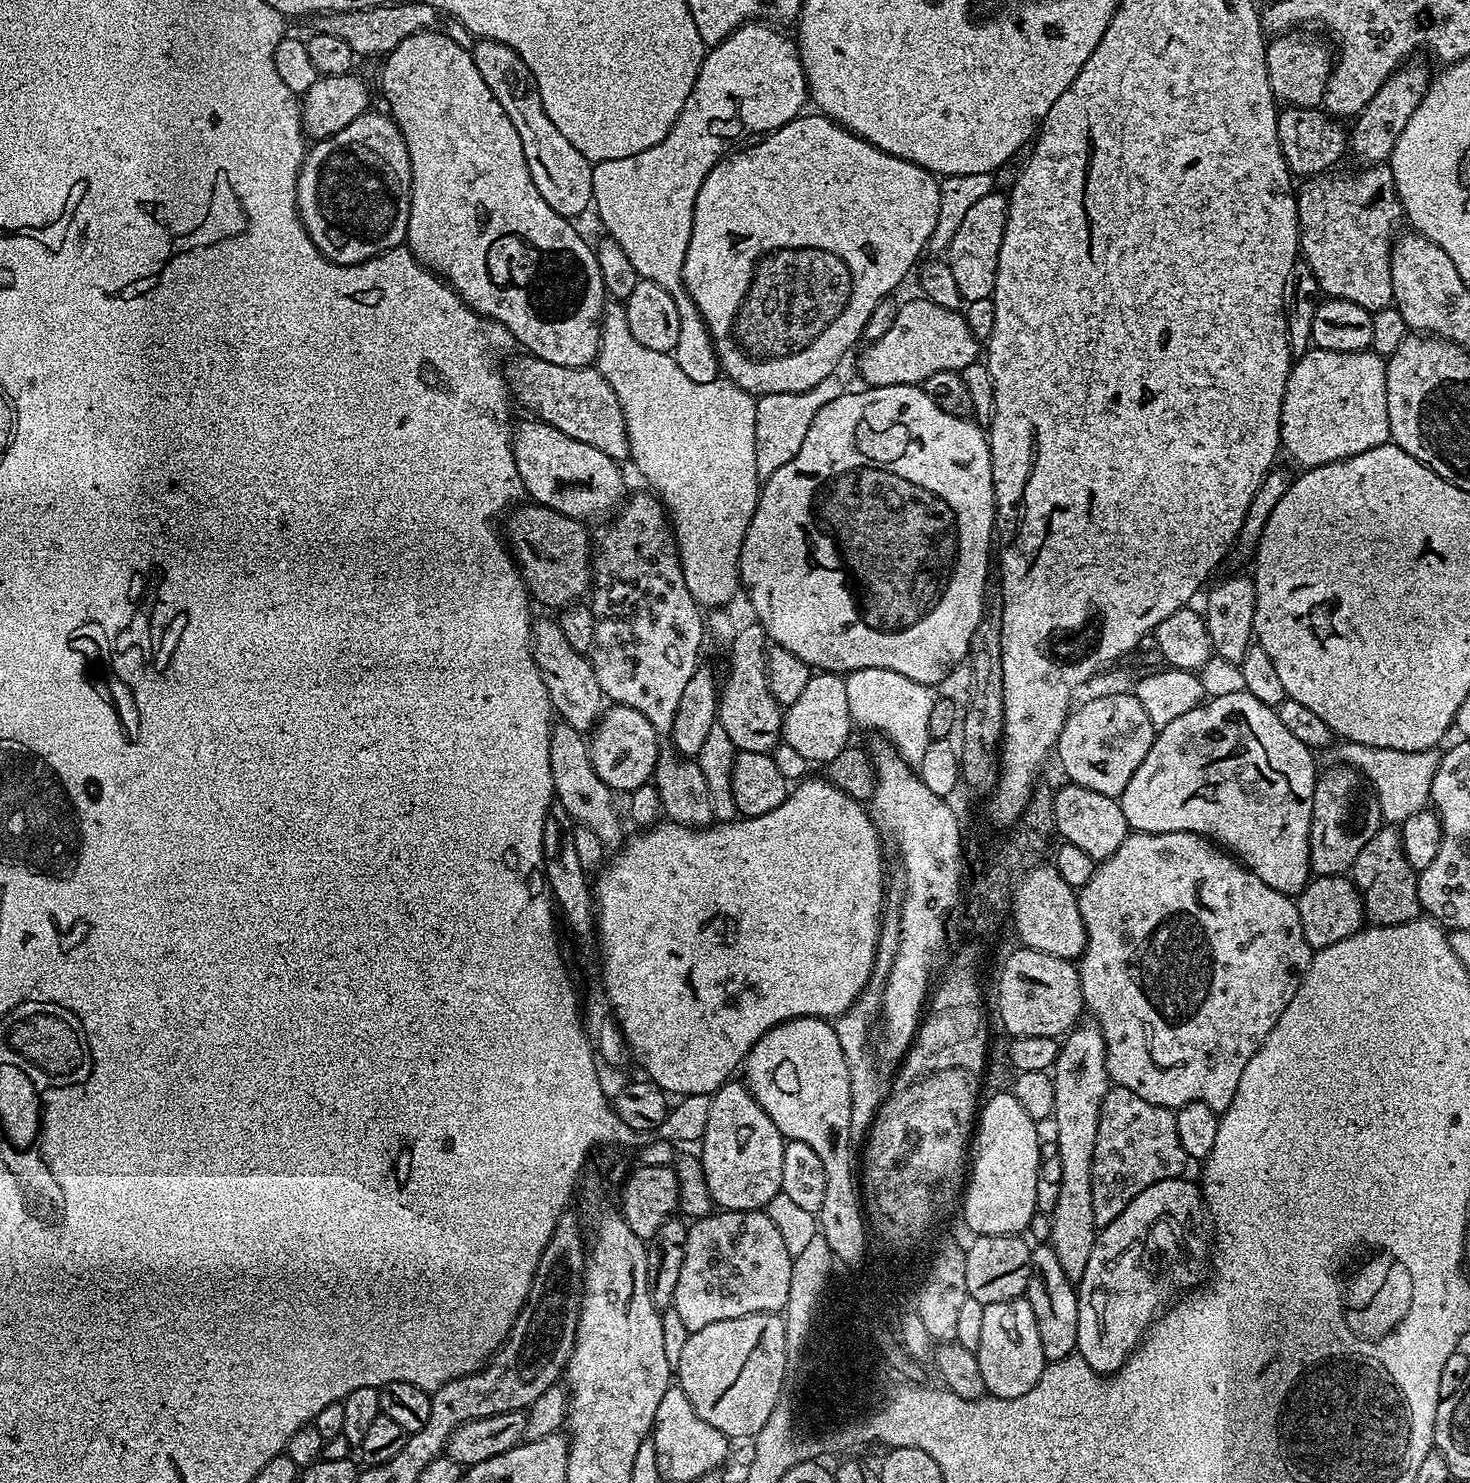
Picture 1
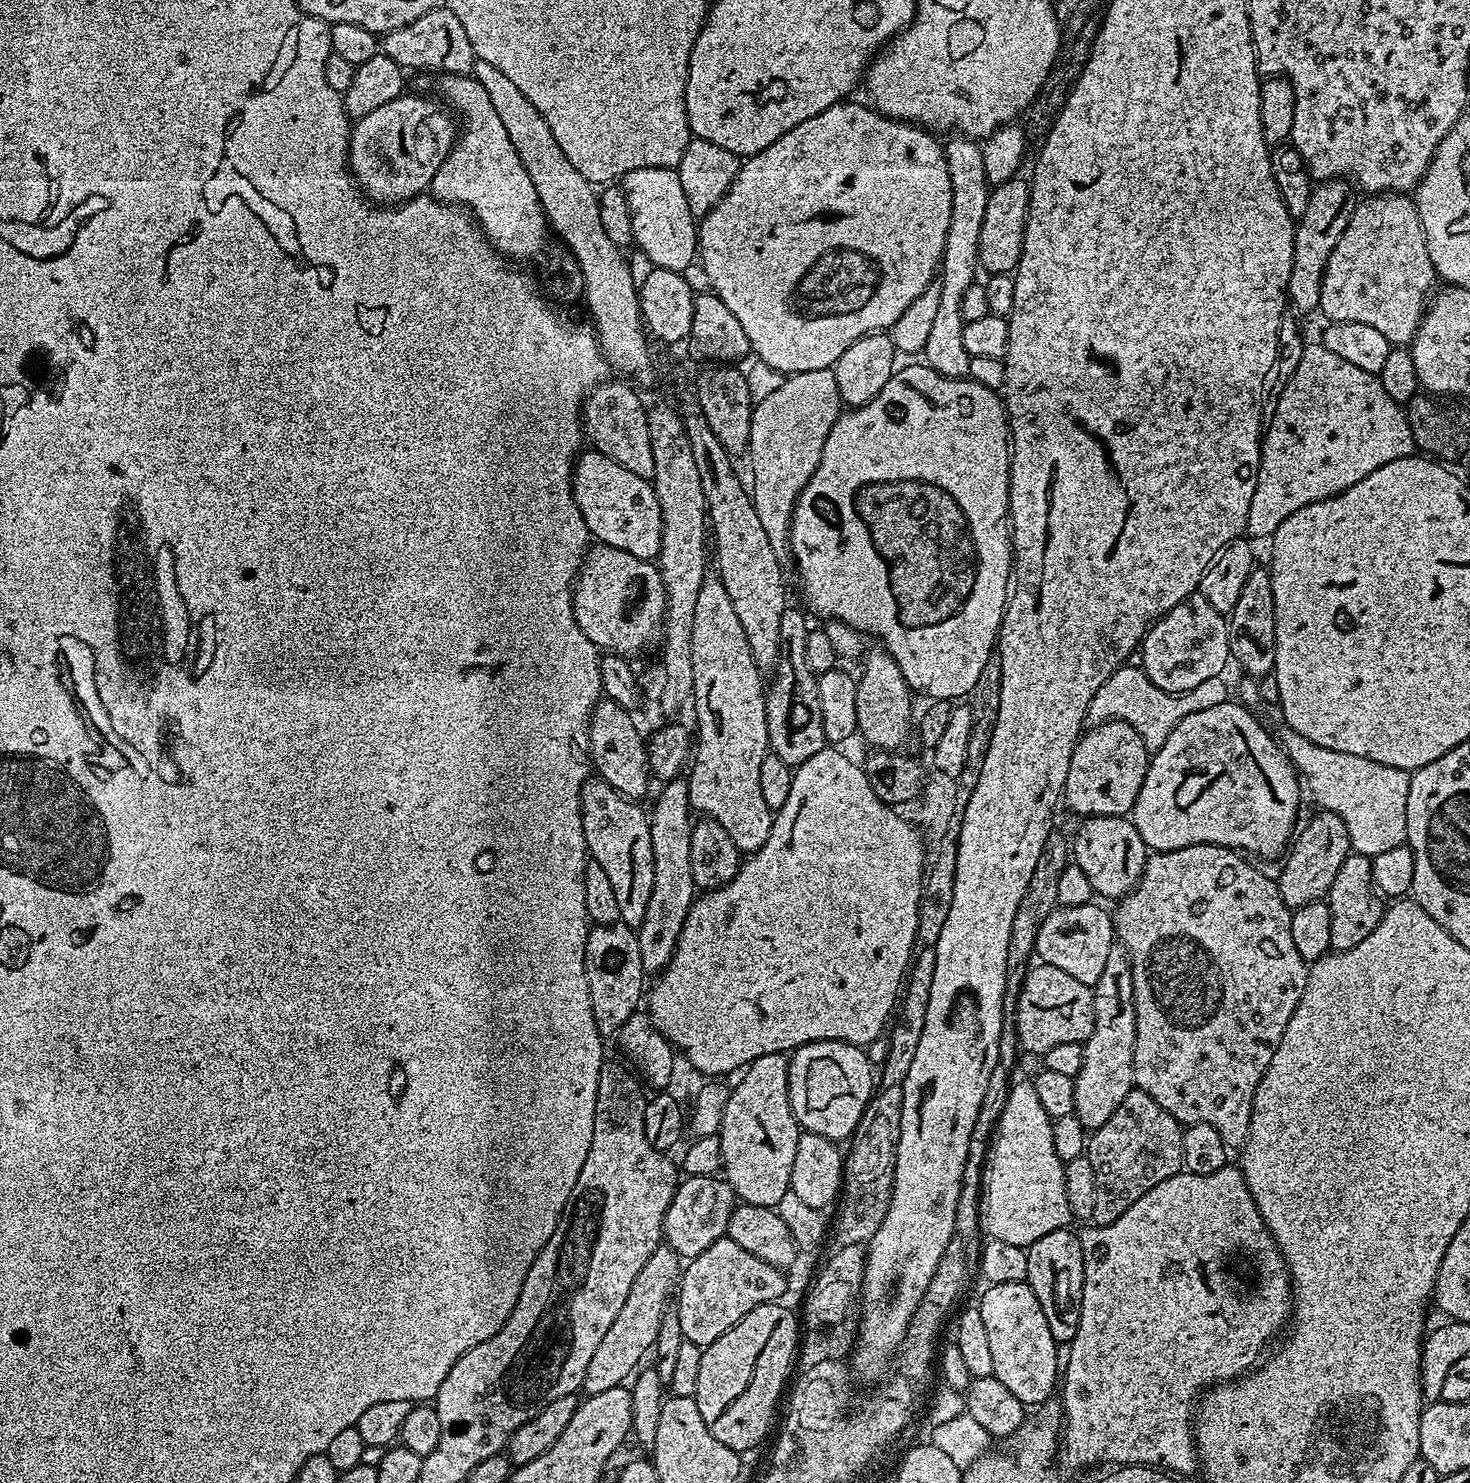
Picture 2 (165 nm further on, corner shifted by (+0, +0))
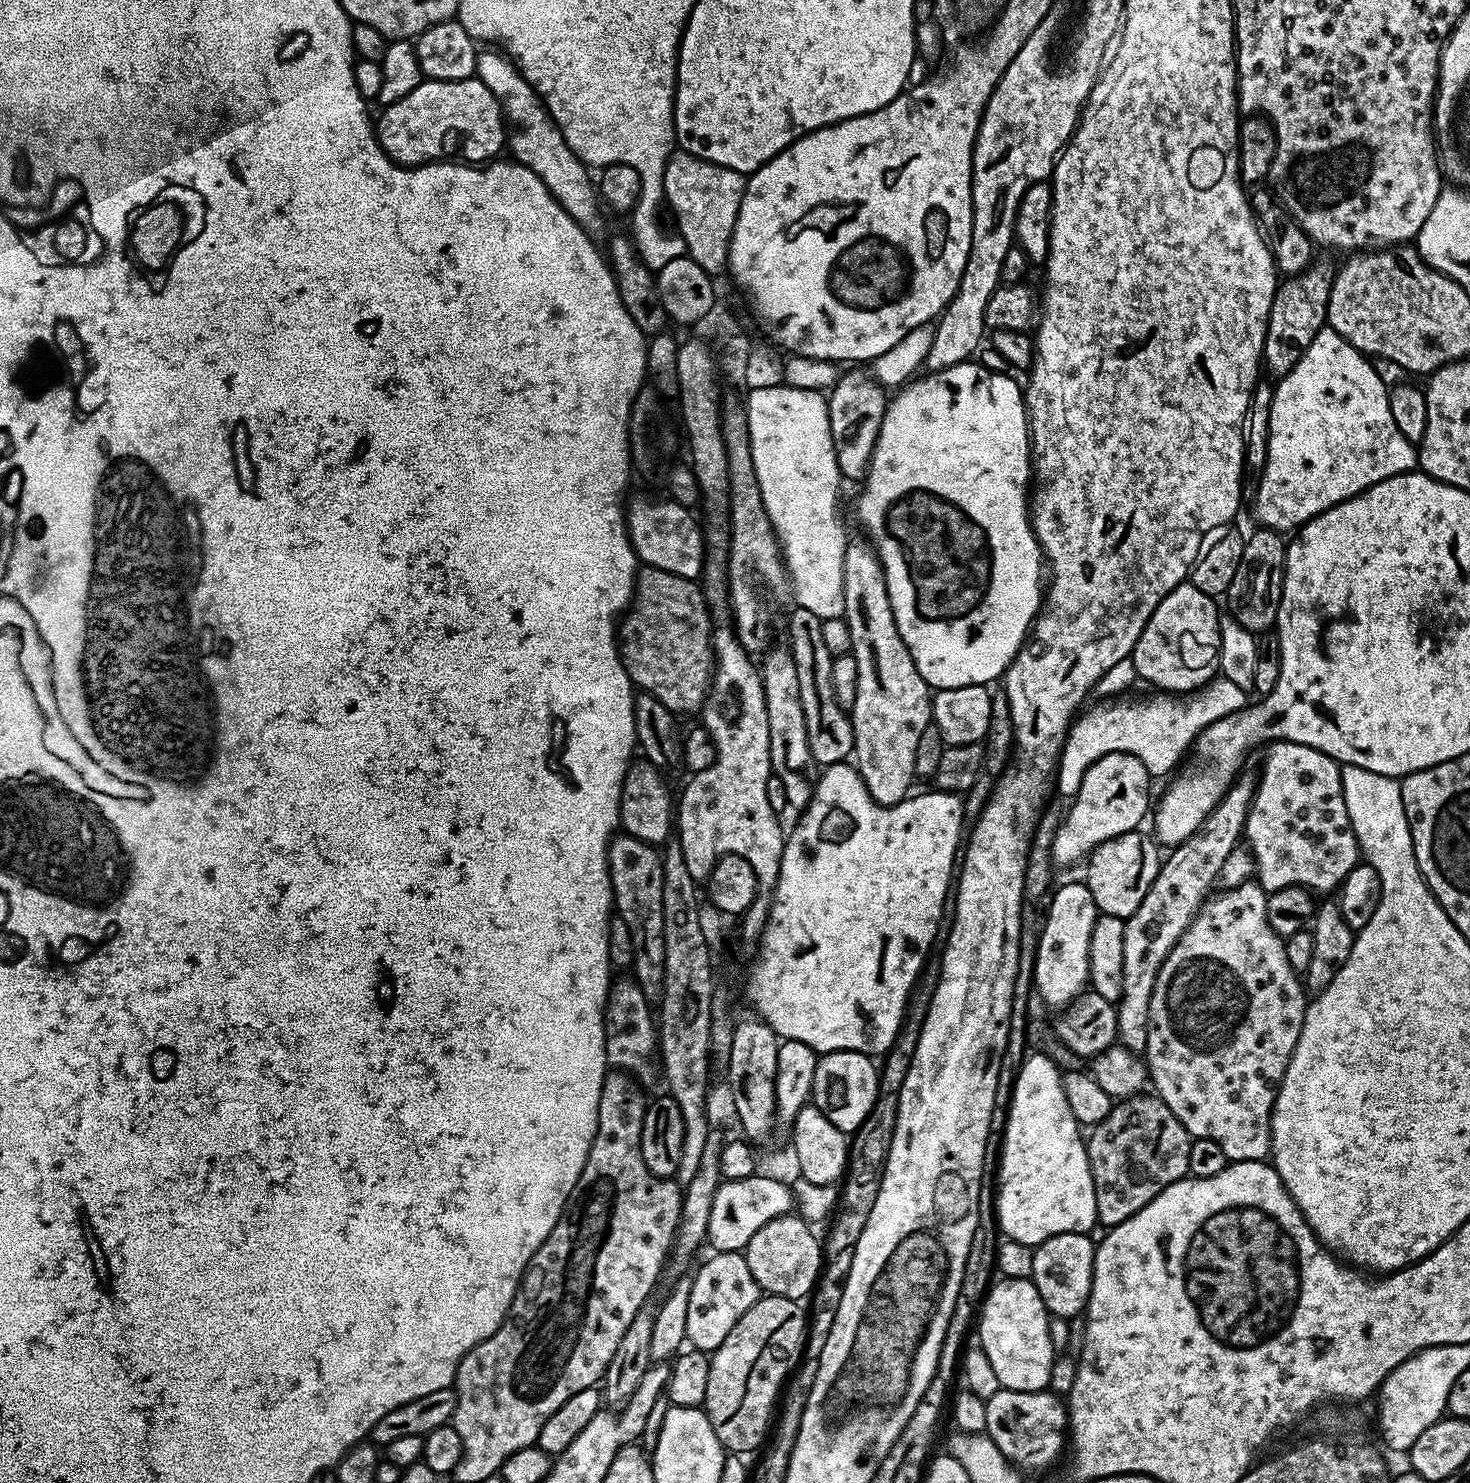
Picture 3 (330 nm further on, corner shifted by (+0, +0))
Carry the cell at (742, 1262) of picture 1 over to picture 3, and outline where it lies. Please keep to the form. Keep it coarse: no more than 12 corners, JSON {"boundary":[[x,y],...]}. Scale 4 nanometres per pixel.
{"boundary":[[743,1252],[691,1279],[686,1340],[711,1354],[762,1295]]}

